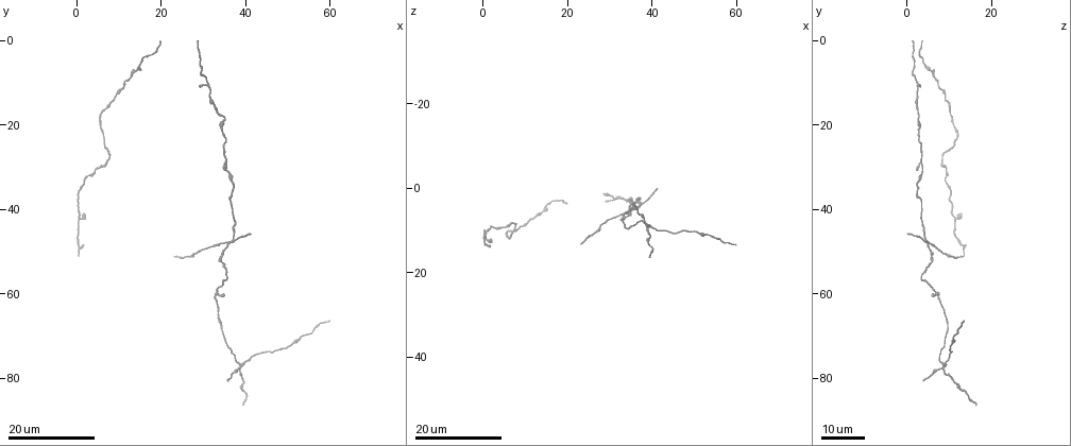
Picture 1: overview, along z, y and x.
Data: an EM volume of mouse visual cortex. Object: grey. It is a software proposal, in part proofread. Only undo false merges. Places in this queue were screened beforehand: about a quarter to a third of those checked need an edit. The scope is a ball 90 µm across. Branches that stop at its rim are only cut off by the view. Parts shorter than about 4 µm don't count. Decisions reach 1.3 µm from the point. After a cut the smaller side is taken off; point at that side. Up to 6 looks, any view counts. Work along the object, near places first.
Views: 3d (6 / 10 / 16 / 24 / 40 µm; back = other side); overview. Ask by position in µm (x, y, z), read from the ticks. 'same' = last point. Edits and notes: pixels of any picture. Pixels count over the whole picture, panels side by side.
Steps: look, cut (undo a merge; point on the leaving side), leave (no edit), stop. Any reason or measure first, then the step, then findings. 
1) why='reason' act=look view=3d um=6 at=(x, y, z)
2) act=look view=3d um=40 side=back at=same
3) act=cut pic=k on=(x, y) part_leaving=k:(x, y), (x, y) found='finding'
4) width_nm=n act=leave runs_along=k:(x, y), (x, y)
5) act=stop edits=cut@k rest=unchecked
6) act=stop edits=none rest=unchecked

why='two arms in line, one across' act=look view=3d um=16 at=(36.0, 48.5, 5.0)

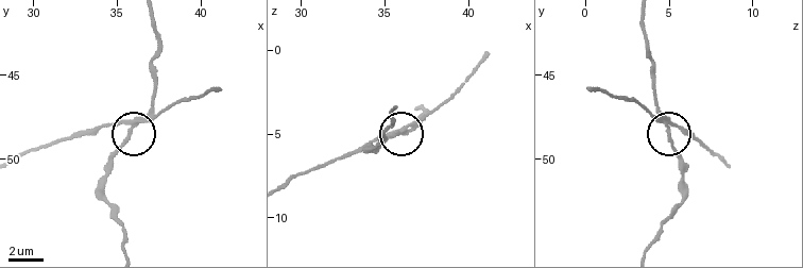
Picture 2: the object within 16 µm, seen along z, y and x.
why='zoom in' act=look view=3d um=6 at=(35.8, 48.3, 5.1)

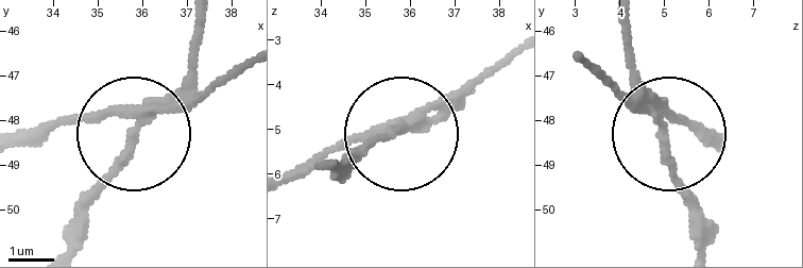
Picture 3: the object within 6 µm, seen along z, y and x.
width_nm=200 act=cut pic=3 on=(224, 78) part_leaving=3:(171, 109), (106, 109), (27, 132) found='two neurons meet here'

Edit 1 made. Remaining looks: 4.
why='four or more arms meet' act=look view=3d um=16 at=(38.5, 77.5, 9.0)

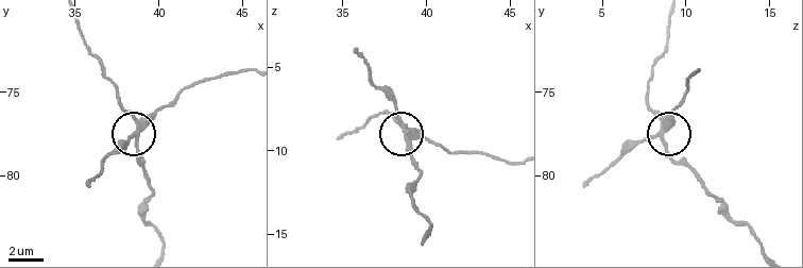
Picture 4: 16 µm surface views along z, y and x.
act=look view=3d um=6 at=(39.0, 77.4, 8.7)

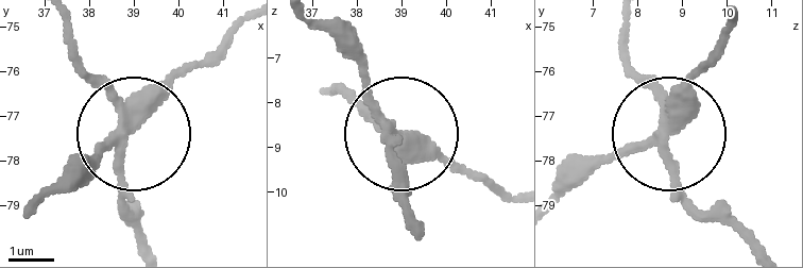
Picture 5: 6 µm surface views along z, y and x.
side_arm_um=14 act=cut pic=5 on=(98, 161) part_leaving=5:(127, 120), (250, 21) found='a second neuron is stuck on'

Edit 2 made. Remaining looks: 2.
why='three arms meet' act=look view=3d um=16 at=(36.0, 29.5, 4.0)

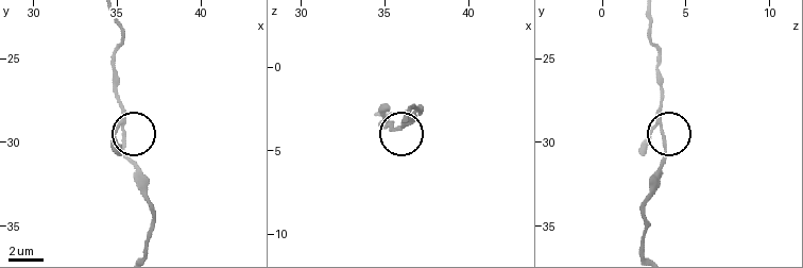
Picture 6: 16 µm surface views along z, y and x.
act=look view=3d um=6 at=(35.5, 29.7, 3.7)

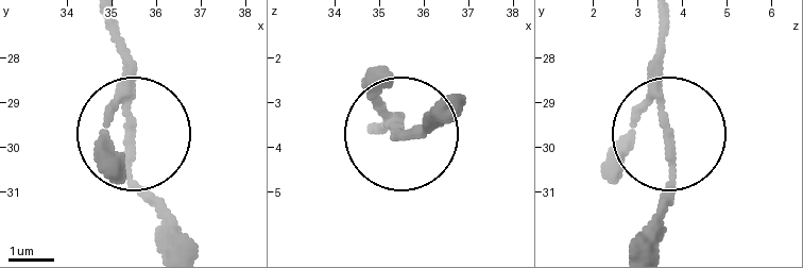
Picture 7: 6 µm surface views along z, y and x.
arms=3 act=leave found='continuous, no second neuron'

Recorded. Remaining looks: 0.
act=stop edits=cut@3,cut@5 rest=unchecked

